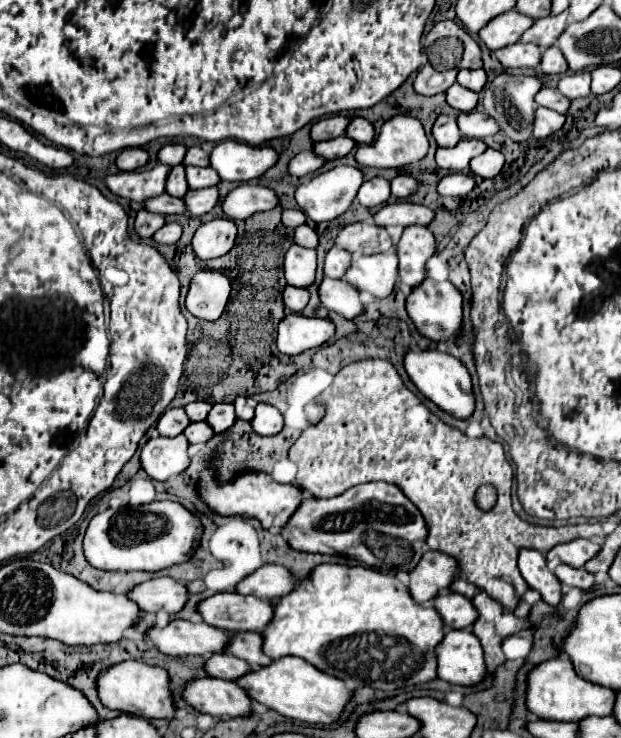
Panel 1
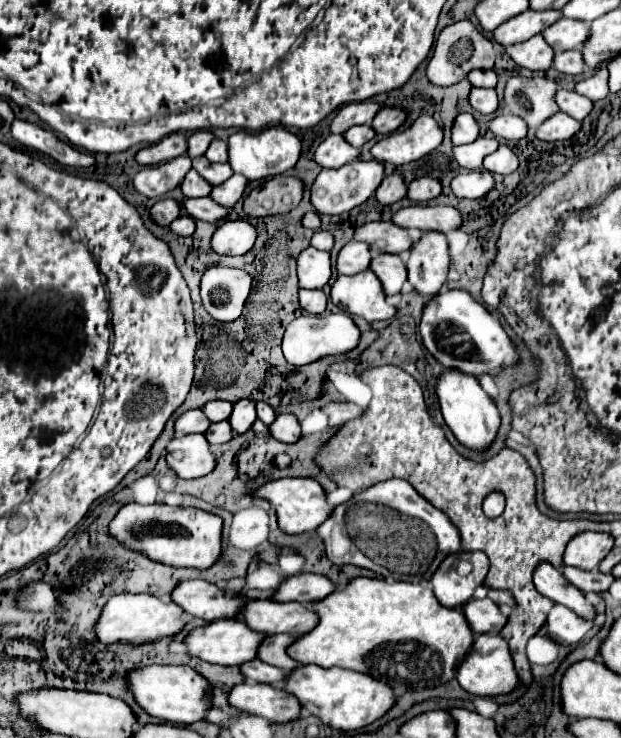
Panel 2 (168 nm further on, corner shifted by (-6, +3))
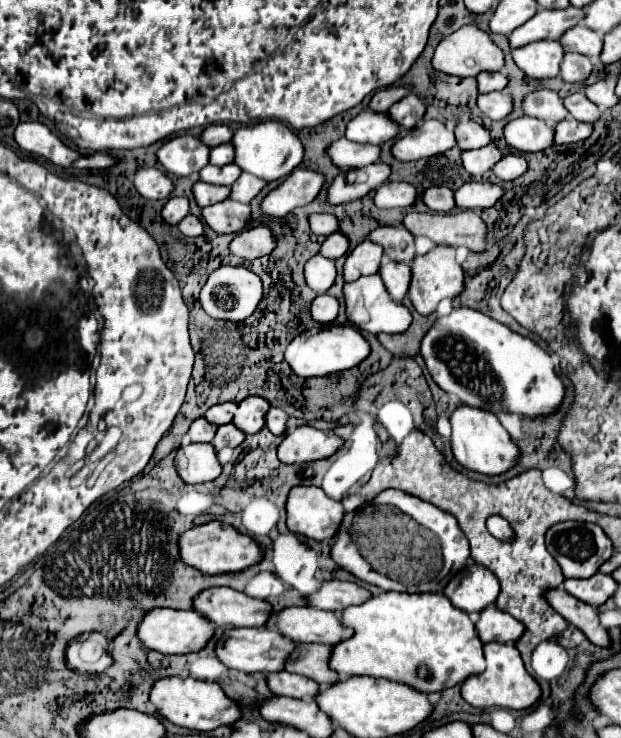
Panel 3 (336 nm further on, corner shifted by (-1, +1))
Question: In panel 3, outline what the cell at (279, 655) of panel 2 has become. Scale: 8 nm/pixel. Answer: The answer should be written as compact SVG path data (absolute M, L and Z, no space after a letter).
M298 643L292 659L288 659L286 663L286 671L314 679L322 687L332 687L332 683L338 683L340 677L336 675L336 671L328 667L330 655L332 655L332 647L328 645Z

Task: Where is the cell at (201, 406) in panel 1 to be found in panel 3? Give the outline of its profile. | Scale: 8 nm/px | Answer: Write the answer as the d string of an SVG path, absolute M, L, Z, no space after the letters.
M220 403L220 405L214 405L206 411L206 419L214 425L226 425L226 423L232 423L234 419L234 413L236 413L236 403Z

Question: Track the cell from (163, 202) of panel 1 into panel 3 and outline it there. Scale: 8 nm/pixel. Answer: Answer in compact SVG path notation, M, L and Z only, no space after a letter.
M226 199L202 209L202 219L216 233L240 233L250 221L250 205Z

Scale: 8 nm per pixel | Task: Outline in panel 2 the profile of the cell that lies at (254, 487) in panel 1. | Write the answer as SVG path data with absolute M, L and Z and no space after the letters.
M293 477L273 479L273 481L267 481L265 485L261 485L259 489L255 489L253 497L269 501L273 505L273 509L277 511L279 529L283 533L291 533L291 535L293 533L315 531L317 525L321 525L333 509L331 505L327 505L325 491L321 489L321 485L315 479L293 479Z

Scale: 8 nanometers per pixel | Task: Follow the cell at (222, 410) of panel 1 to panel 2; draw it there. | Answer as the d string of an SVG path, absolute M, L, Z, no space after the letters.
M241 399L233 405L233 413L229 417L229 425L235 433L245 433L253 421L257 419L255 415L255 403L249 401L249 399Z

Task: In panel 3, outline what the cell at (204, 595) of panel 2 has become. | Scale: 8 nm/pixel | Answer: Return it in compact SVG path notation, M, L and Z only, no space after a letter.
M212 587L202 591L194 607L218 627L264 627L272 615L272 605L264 599L248 597L230 587Z

